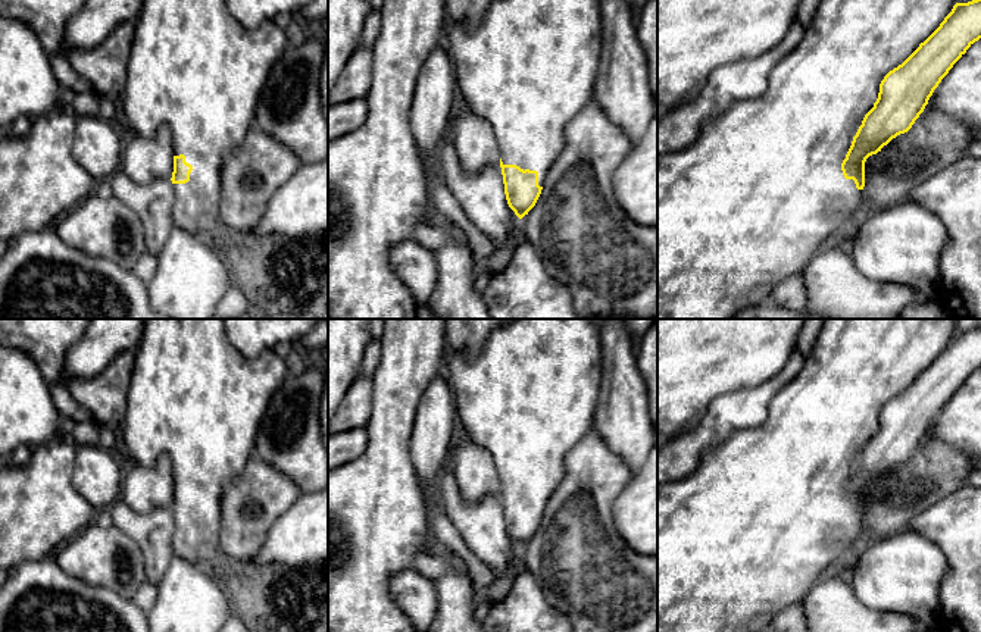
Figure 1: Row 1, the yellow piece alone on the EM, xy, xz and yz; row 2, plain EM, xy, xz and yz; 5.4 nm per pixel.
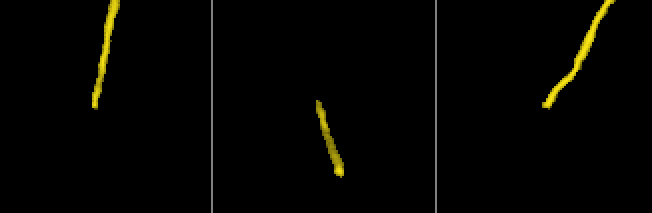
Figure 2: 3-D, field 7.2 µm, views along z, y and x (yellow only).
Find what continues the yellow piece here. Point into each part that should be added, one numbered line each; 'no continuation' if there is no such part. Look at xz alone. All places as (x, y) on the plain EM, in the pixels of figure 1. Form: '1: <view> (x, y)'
1: xz (530, 396)

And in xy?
1: xy (194, 397)

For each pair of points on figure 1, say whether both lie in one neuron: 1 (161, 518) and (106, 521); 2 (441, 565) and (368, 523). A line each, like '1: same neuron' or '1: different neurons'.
1: different neurons
2: different neurons

